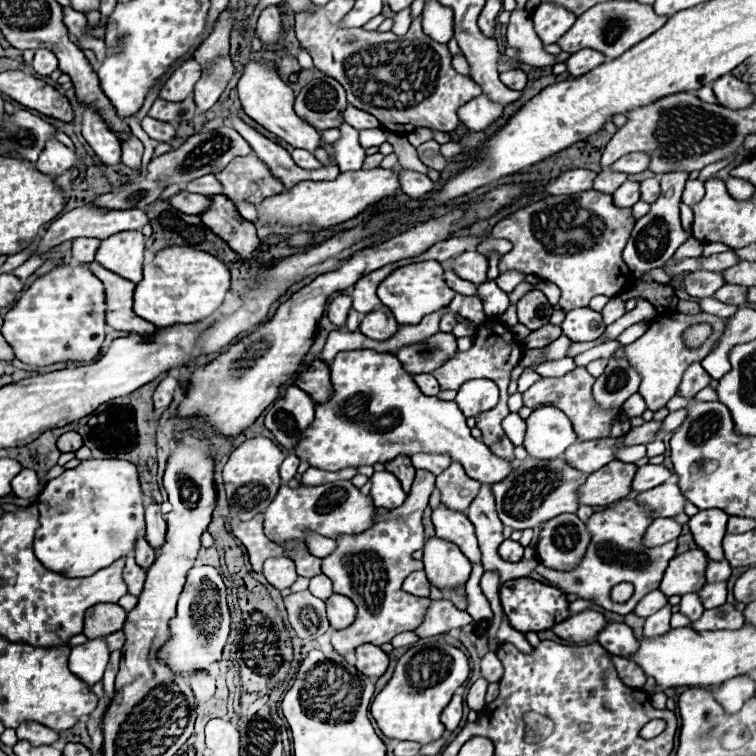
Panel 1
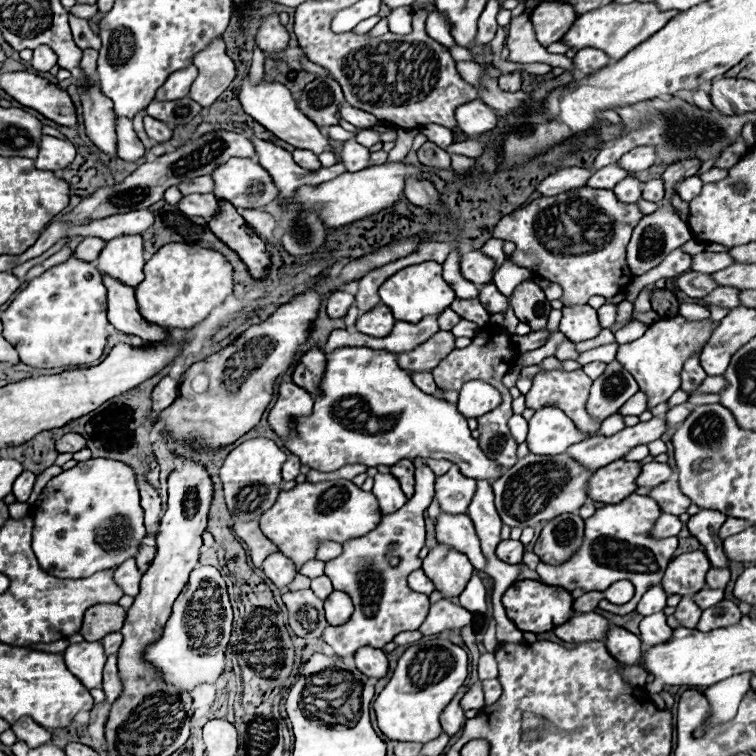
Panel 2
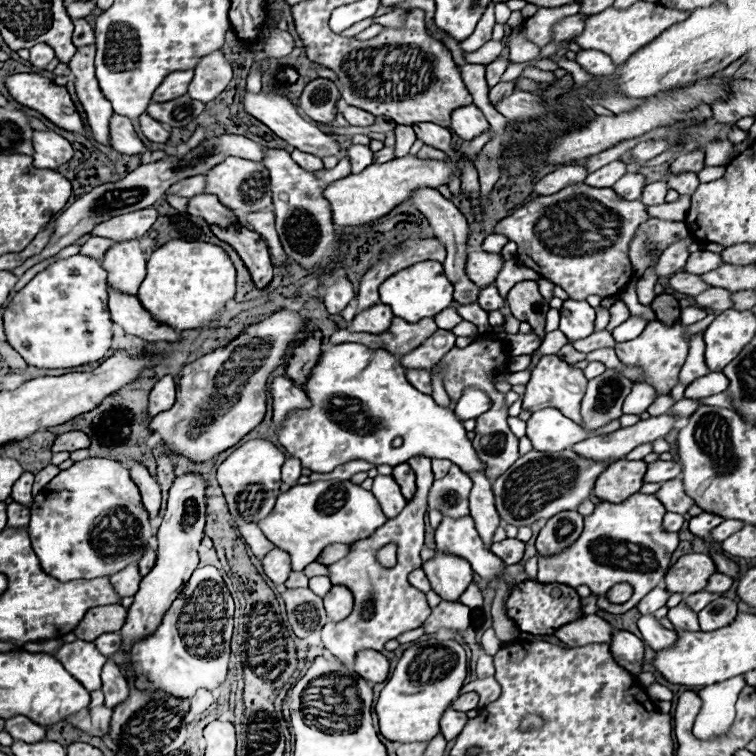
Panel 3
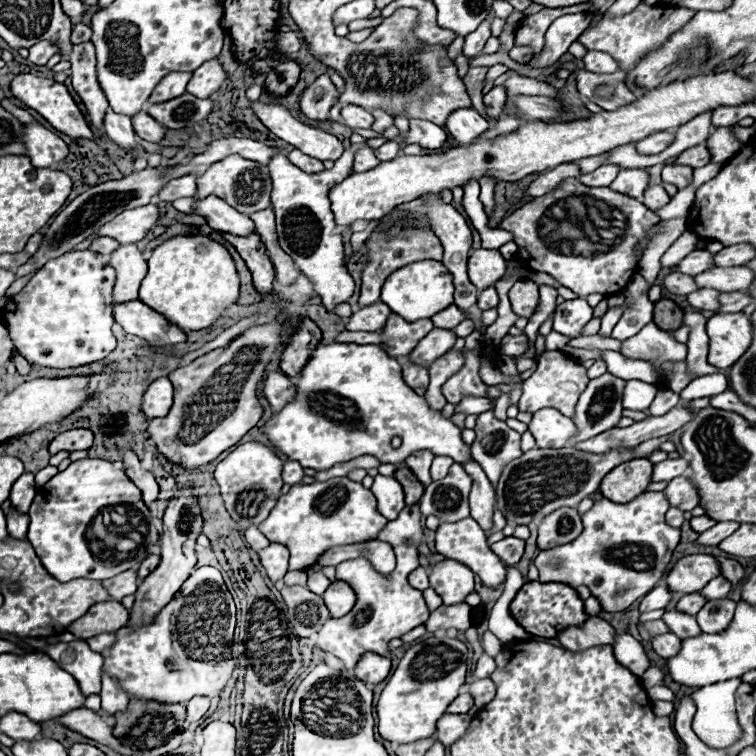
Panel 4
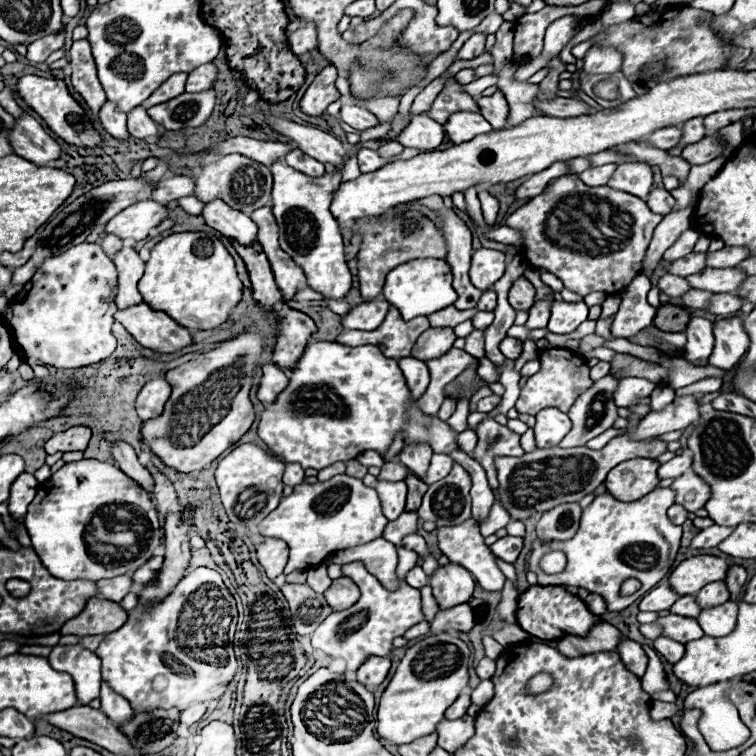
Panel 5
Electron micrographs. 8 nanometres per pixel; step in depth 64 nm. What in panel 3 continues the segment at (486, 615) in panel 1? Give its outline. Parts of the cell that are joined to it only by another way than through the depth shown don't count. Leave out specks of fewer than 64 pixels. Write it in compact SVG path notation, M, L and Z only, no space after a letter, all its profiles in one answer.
M472 582L468 588L466 588L466 592L460 596L460 602L462 604L466 604L468 608L482 608L482 592L480 592L480 588L478 588L478 584L476 582Z

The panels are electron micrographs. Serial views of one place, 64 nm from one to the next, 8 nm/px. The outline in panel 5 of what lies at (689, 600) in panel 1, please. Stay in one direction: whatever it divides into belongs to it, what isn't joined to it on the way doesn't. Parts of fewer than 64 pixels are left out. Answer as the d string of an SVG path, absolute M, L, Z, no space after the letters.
M668 614L668 616L662 616L656 620L656 624L662 626L662 636L668 636L668 638L674 638L676 642L690 642L694 638L700 638L704 636L702 628L698 626L696 618L686 618L686 616L678 616L678 614Z

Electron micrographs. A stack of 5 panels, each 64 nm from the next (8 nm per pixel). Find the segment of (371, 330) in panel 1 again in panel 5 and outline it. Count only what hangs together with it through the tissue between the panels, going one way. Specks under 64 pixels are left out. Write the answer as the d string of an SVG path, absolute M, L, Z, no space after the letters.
M386 300L362 302L342 318L342 326L348 330L376 330L386 318L388 310L390 304Z

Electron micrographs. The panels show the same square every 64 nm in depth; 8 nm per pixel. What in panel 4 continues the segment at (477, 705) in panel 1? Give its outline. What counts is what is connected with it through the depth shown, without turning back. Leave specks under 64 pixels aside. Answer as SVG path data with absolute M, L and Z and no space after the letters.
M460 694L460 696L448 706L448 712L450 712L450 714L466 714L472 706L474 706L472 694Z

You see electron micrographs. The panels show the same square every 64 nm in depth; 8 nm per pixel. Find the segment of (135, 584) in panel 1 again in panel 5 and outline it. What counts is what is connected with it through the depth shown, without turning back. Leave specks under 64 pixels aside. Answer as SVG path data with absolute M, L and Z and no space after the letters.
M128 572L128 574L116 576L116 578L100 580L98 590L102 590L102 598L112 600L112 602L120 602L128 592L132 592L132 574Z

